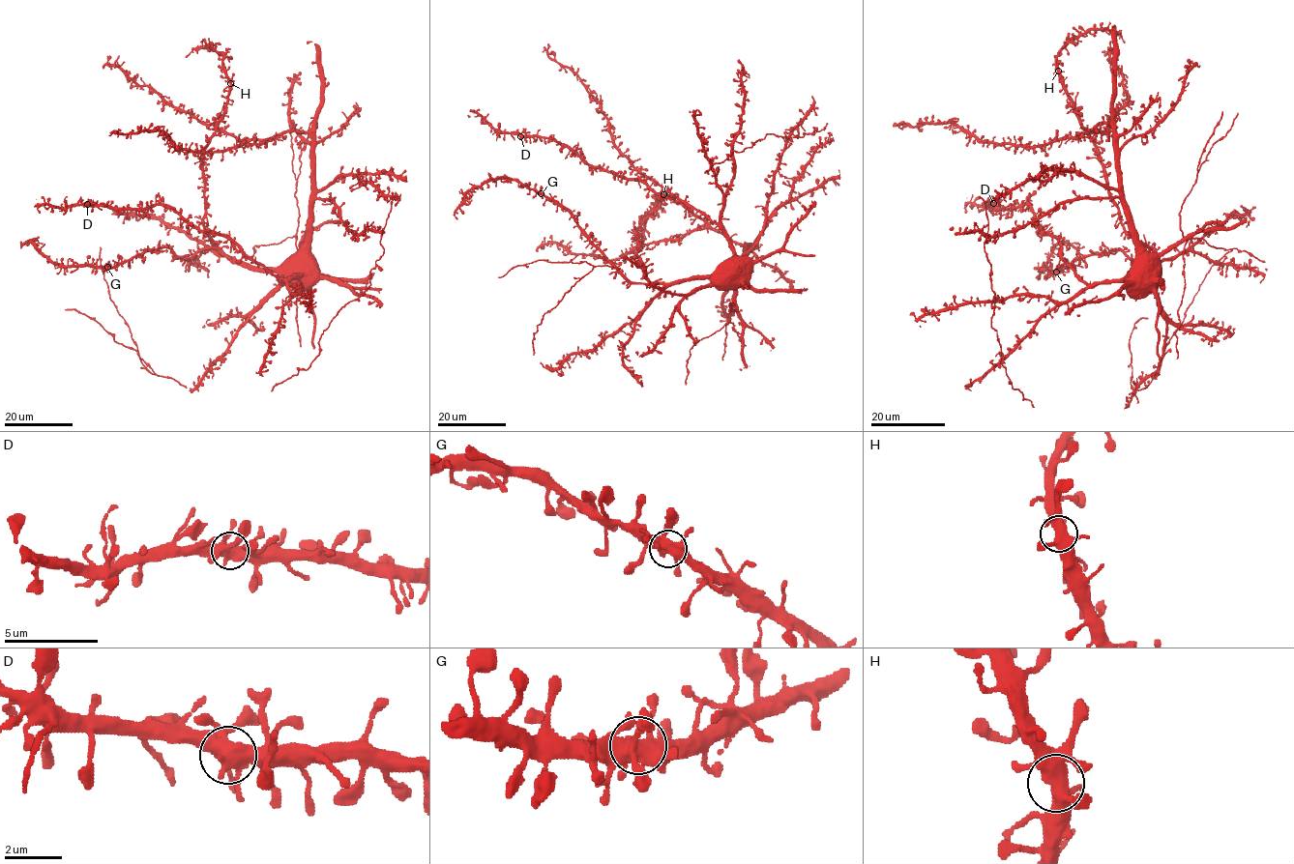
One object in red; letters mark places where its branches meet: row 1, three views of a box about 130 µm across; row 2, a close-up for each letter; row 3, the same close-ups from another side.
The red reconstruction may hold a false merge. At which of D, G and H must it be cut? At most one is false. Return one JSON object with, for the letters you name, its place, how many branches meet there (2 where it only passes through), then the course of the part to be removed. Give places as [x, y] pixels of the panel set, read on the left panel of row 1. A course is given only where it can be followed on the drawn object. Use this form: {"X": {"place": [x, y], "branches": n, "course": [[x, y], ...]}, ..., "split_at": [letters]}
{"split_at": []}

